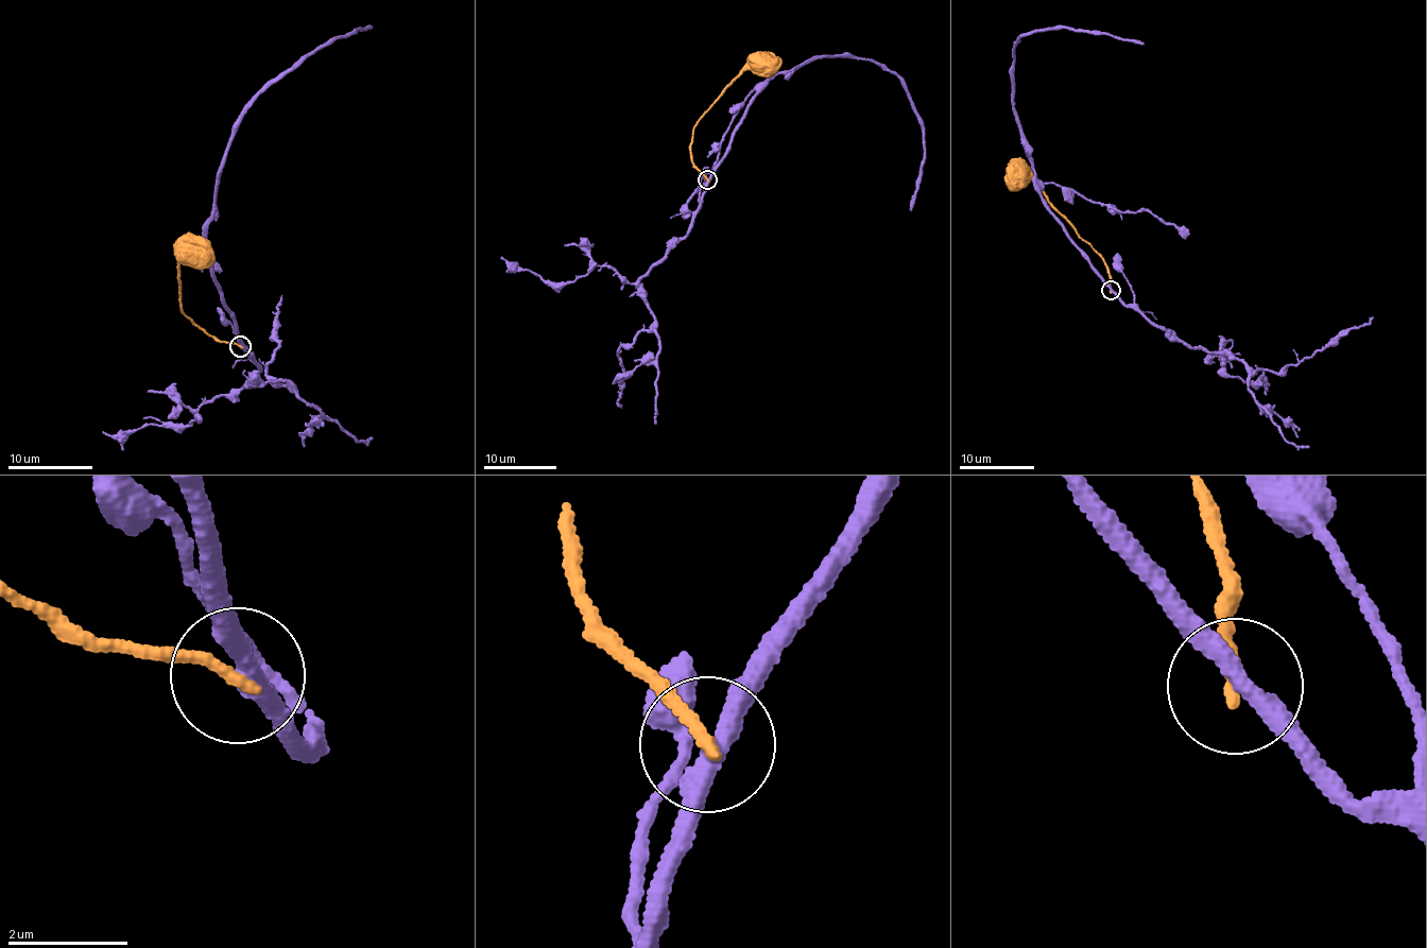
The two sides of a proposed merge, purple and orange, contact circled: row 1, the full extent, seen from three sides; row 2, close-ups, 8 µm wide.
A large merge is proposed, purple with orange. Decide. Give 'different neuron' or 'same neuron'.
different neuron

